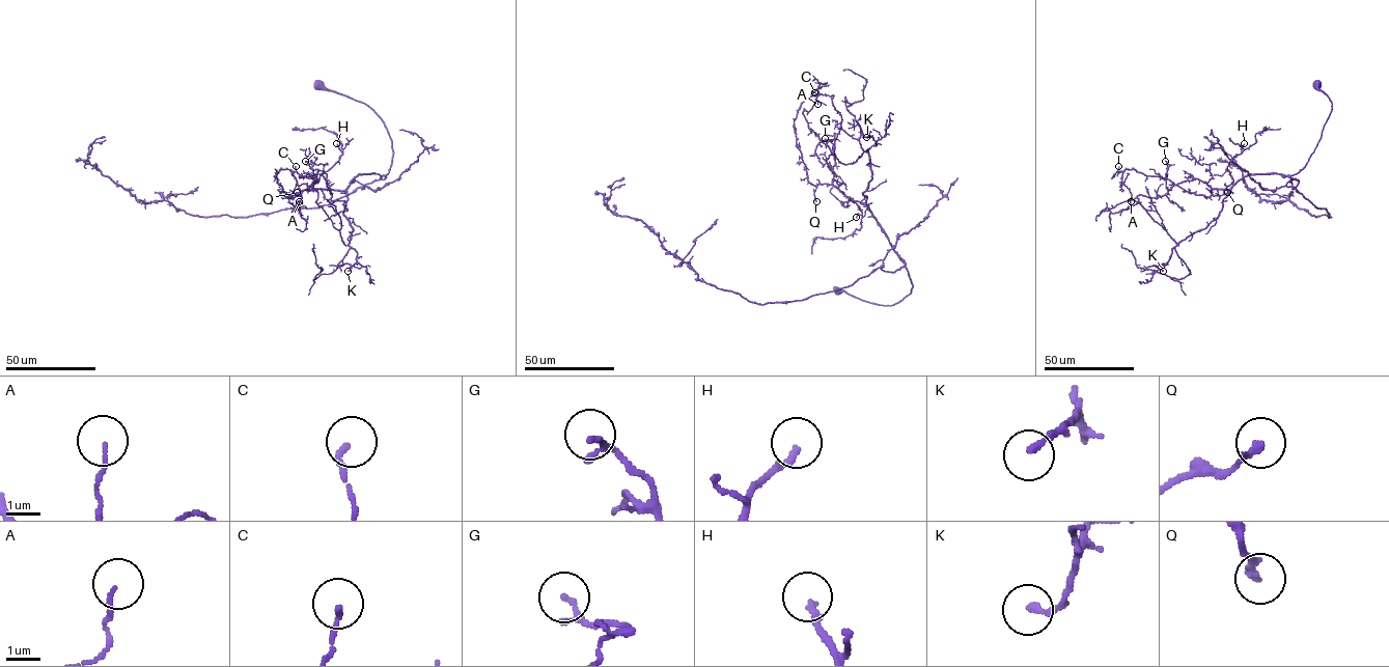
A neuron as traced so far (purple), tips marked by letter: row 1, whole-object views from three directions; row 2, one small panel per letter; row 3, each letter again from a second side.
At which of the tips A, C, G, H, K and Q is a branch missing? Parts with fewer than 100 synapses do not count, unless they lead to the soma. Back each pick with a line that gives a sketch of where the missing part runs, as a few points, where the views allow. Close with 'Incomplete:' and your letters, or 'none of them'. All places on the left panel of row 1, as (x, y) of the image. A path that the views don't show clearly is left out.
Incomplete: none of them

